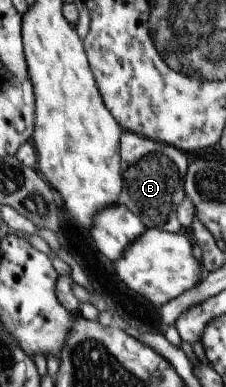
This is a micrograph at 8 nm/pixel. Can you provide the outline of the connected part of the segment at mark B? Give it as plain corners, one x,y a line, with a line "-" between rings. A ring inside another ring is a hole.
123,131
119,137
119,166
122,187
118,192
117,203
129,209
145,228
172,233
184,231
176,220
175,211
184,197
183,179
188,167
185,152
142,135

